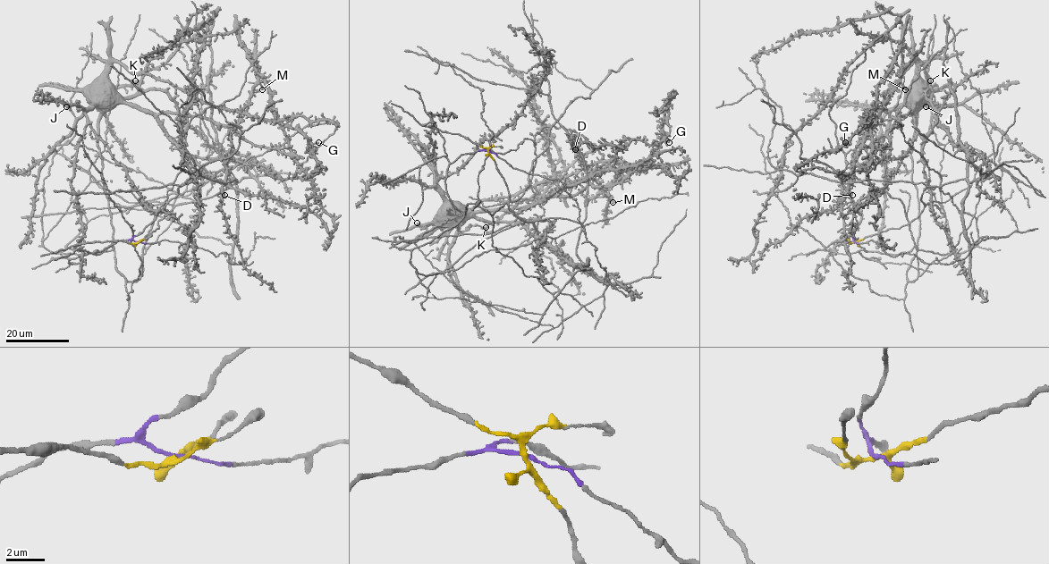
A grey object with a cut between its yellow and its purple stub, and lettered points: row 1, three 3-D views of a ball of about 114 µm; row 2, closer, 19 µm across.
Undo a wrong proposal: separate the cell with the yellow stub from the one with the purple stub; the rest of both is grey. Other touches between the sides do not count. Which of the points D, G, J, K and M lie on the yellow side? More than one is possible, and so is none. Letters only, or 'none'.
D, G, M

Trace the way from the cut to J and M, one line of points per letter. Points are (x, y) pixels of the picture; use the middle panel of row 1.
J: (488, 151), (461, 155), (449, 165), (444, 188), (463, 216), (451, 208), (425, 225), (417, 223)
M: (488, 151), (507, 187), (509, 208), (527, 222), (586, 218), (587, 176), (578, 150), (613, 202)

